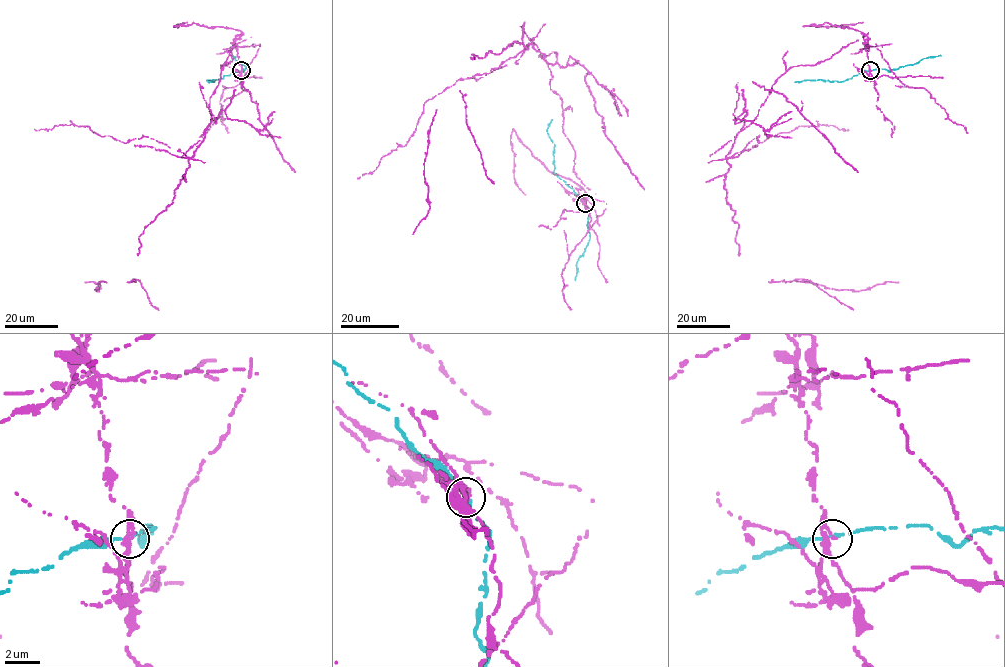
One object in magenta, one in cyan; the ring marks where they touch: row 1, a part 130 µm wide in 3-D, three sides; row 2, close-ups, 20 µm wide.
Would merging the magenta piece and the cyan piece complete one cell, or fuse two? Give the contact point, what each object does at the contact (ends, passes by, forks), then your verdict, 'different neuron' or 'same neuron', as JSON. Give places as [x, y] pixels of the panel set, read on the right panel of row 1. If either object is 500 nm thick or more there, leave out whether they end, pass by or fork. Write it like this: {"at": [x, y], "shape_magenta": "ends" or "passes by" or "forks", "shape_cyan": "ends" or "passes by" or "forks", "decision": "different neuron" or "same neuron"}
{"at": [870, 70], "shape_magenta": "passes by", "shape_cyan": "ends", "decision": "different neuron"}

